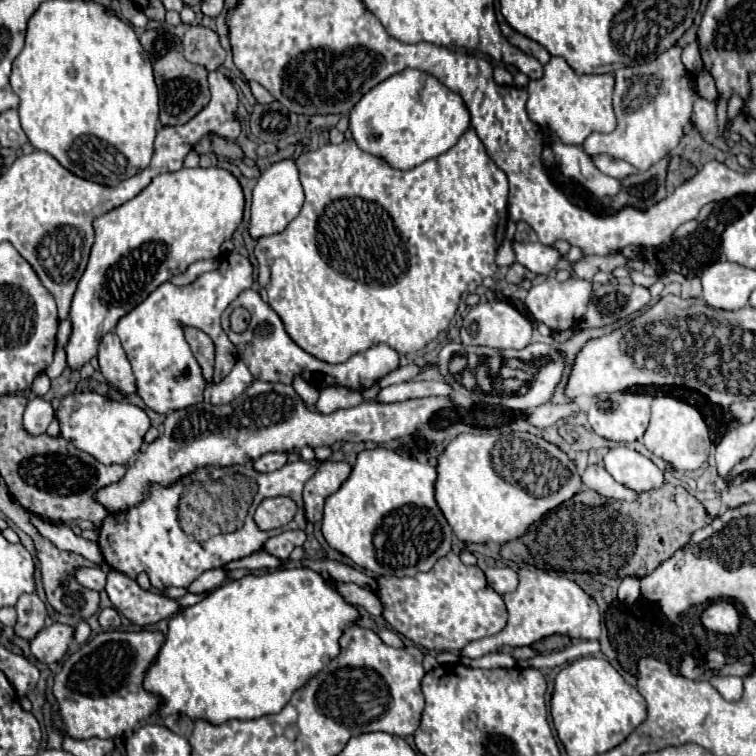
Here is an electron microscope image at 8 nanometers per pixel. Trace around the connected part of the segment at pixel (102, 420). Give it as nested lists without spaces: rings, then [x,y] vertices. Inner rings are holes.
[[[94,391],[90,393],[78,393],[78,395],[66,395],[60,401],[60,407],[56,409],[56,419],[60,423],[60,435],[68,441],[72,441],[78,449],[90,453],[104,465],[128,465],[142,449],[144,435],[150,429],[150,419],[144,413],[144,409],[130,405],[126,401],[118,403],[108,397],[102,397]],[[80,401],[80,409],[72,411],[72,403]]]

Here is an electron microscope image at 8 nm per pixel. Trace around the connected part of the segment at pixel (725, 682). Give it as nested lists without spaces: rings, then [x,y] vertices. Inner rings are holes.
[[[712,675],[708,679],[714,689],[726,699],[726,701],[738,701],[742,697],[742,679],[740,677],[732,677],[732,675]]]

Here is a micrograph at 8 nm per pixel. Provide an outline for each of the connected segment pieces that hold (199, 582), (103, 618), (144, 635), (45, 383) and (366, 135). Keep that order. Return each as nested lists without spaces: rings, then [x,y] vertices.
[[[210,569],[206,573],[202,573],[190,587],[188,593],[204,593],[204,591],[212,591],[216,587],[220,587],[226,579],[226,571],[224,569]]]
[[[108,607],[98,613],[98,621],[103,629],[118,628],[121,626],[121,615],[118,615],[118,611],[114,607]]]
[[[104,631],[92,637],[86,645],[82,645],[76,653],[72,653],[62,671],[54,679],[54,697],[60,705],[62,721],[68,729],[68,735],[74,739],[114,739],[122,735],[130,735],[138,725],[146,723],[160,707],[162,699],[156,693],[150,693],[142,687],[144,675],[154,663],[164,641],[164,633],[160,631]]]
[[[40,373],[40,375],[34,379],[34,383],[32,383],[32,391],[34,391],[36,395],[46,395],[48,389],[50,389],[50,379],[48,379],[46,373]]]
[[[404,69],[402,73],[396,73],[388,77],[386,81],[378,83],[354,105],[348,119],[350,119],[350,131],[356,145],[362,151],[372,153],[374,157],[380,157],[390,167],[400,171],[408,171],[432,157],[446,153],[450,147],[456,145],[460,135],[470,127],[470,113],[464,107],[464,101],[460,99],[460,95],[450,91],[432,75],[422,75],[418,69]]]

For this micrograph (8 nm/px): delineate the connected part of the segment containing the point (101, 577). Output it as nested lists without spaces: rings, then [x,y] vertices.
[[[106,563],[98,565],[98,567],[84,567],[84,569],[78,569],[76,571],[76,579],[78,583],[82,583],[84,587],[88,589],[94,589],[94,591],[102,591],[104,585],[106,585],[106,575],[110,573],[110,567]]]

